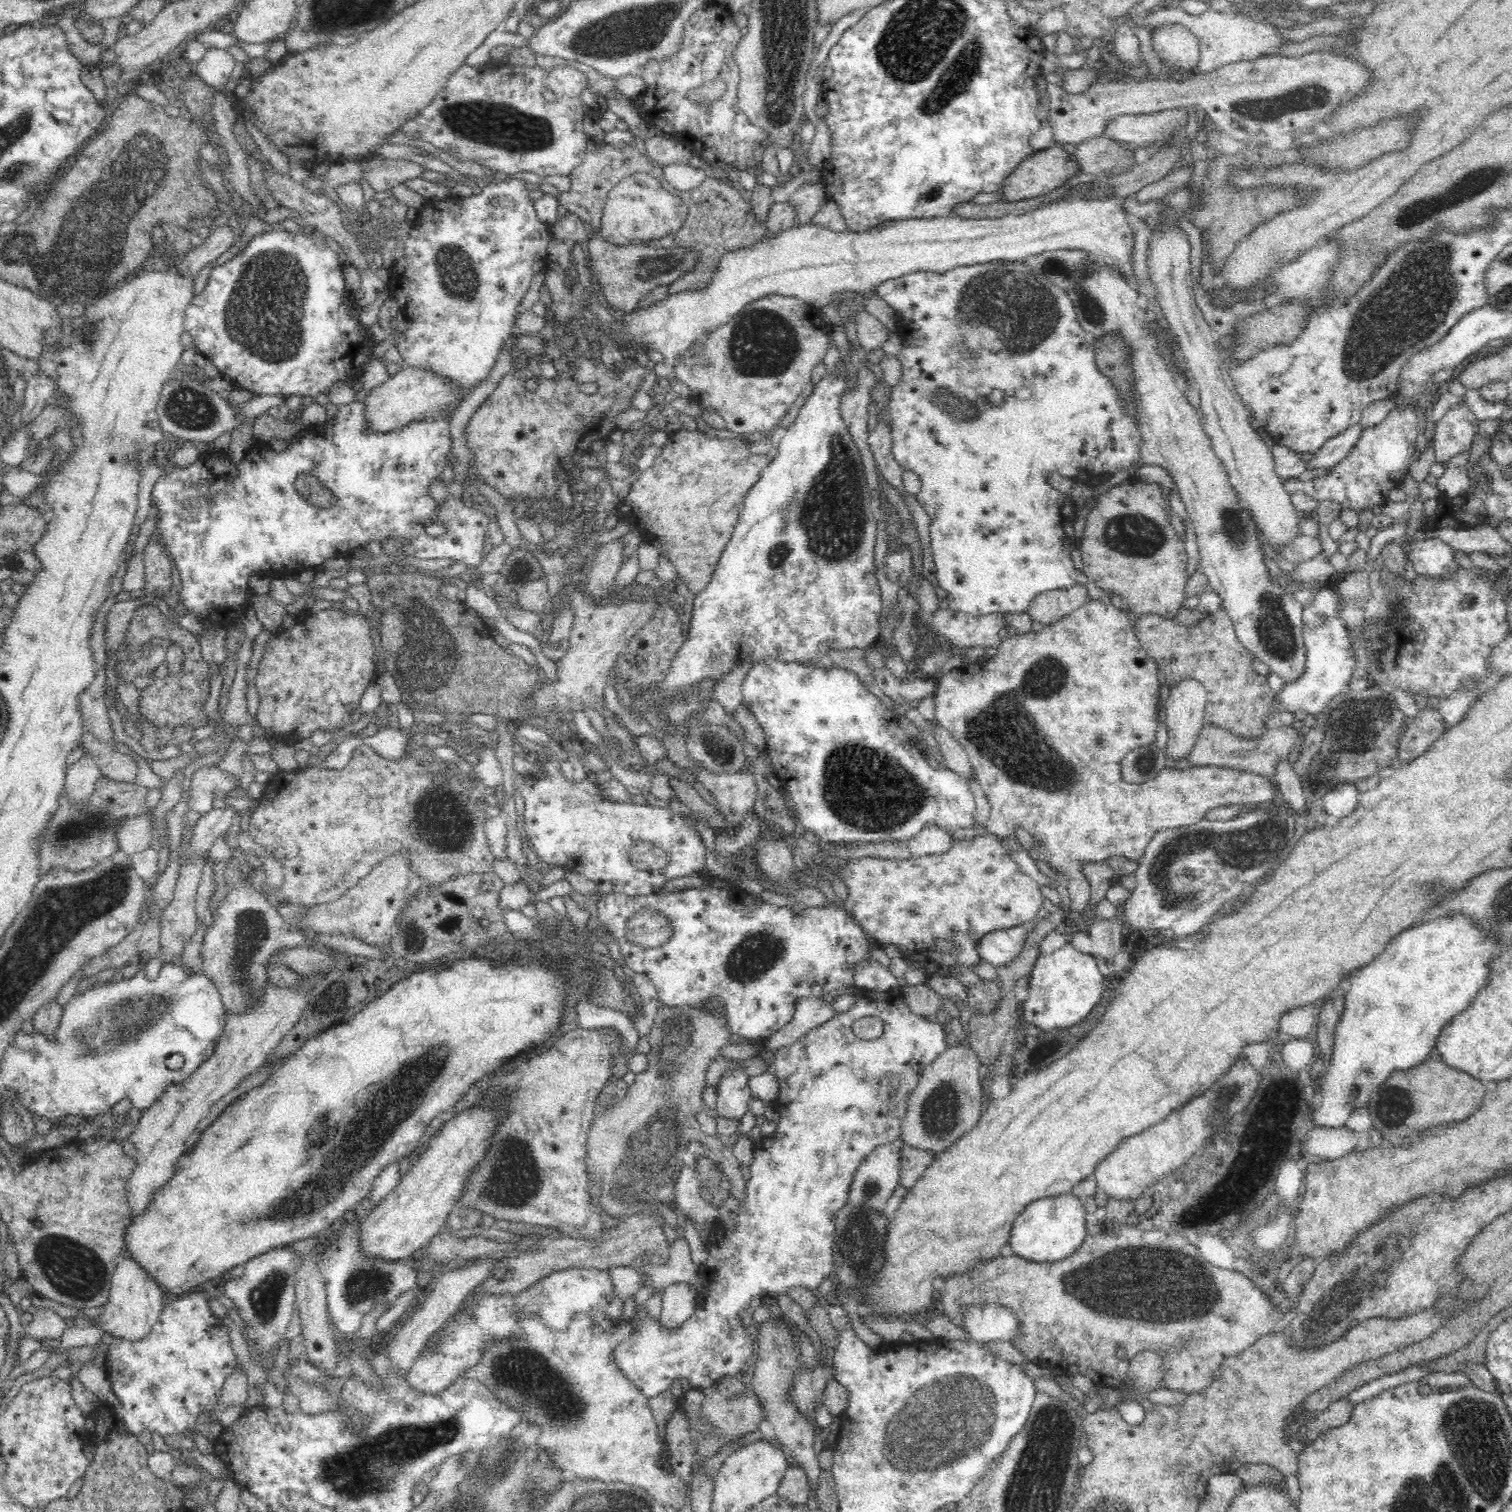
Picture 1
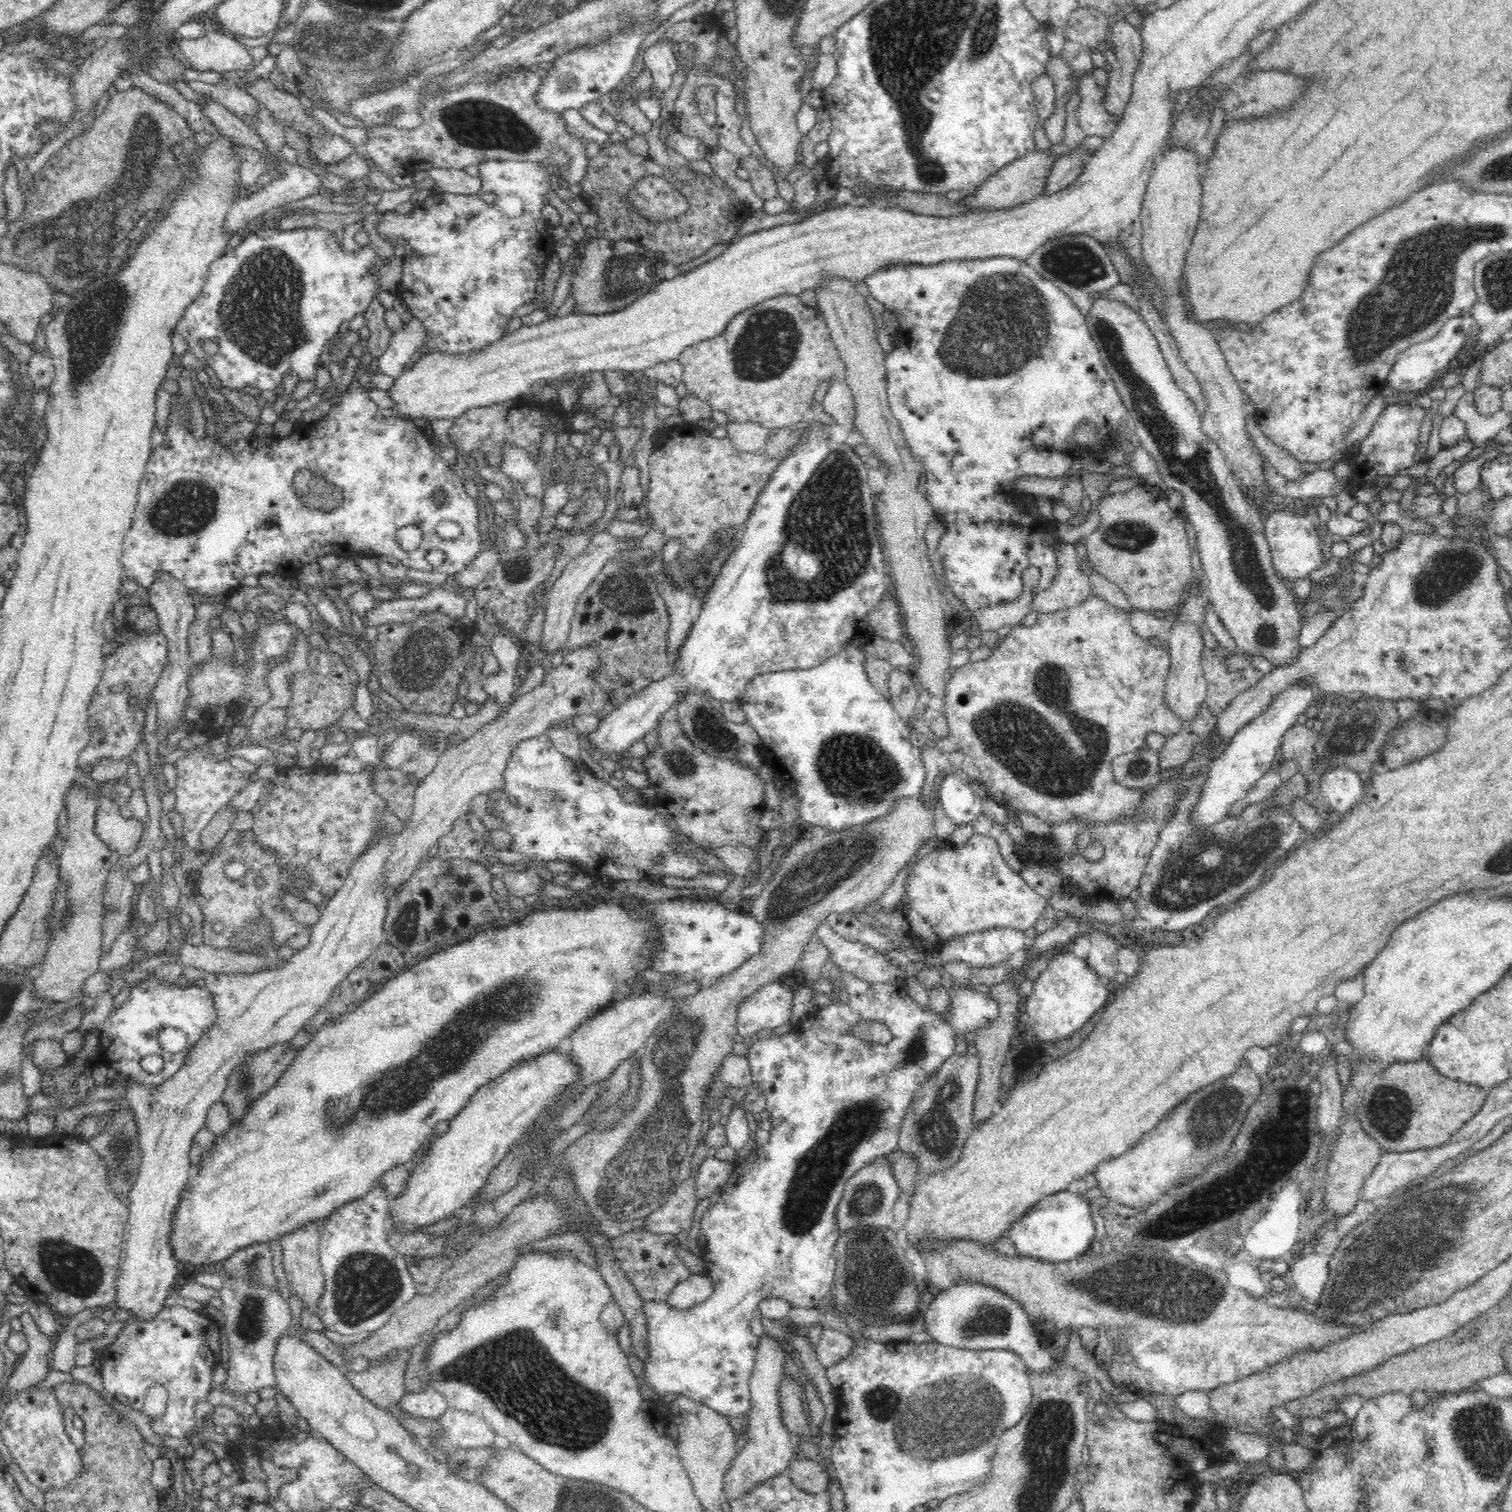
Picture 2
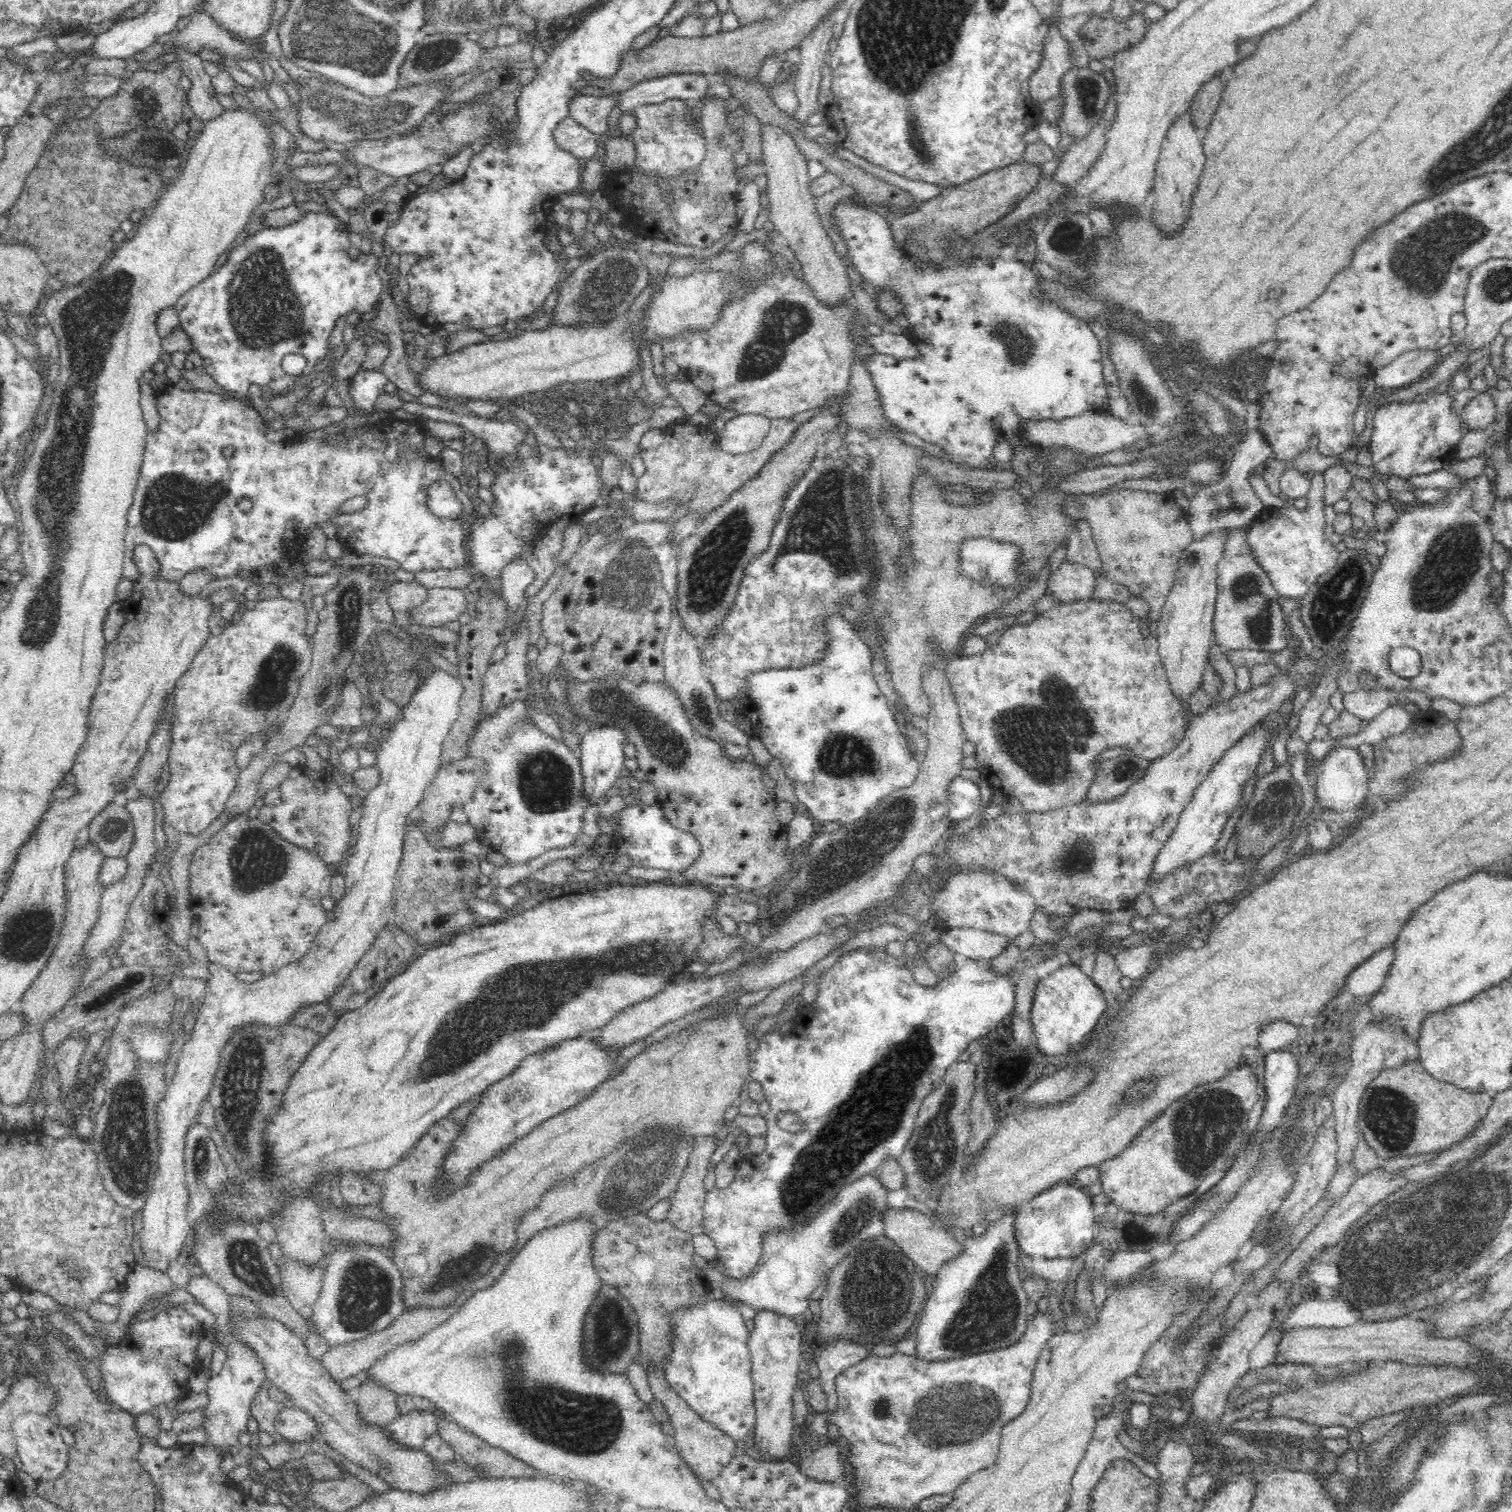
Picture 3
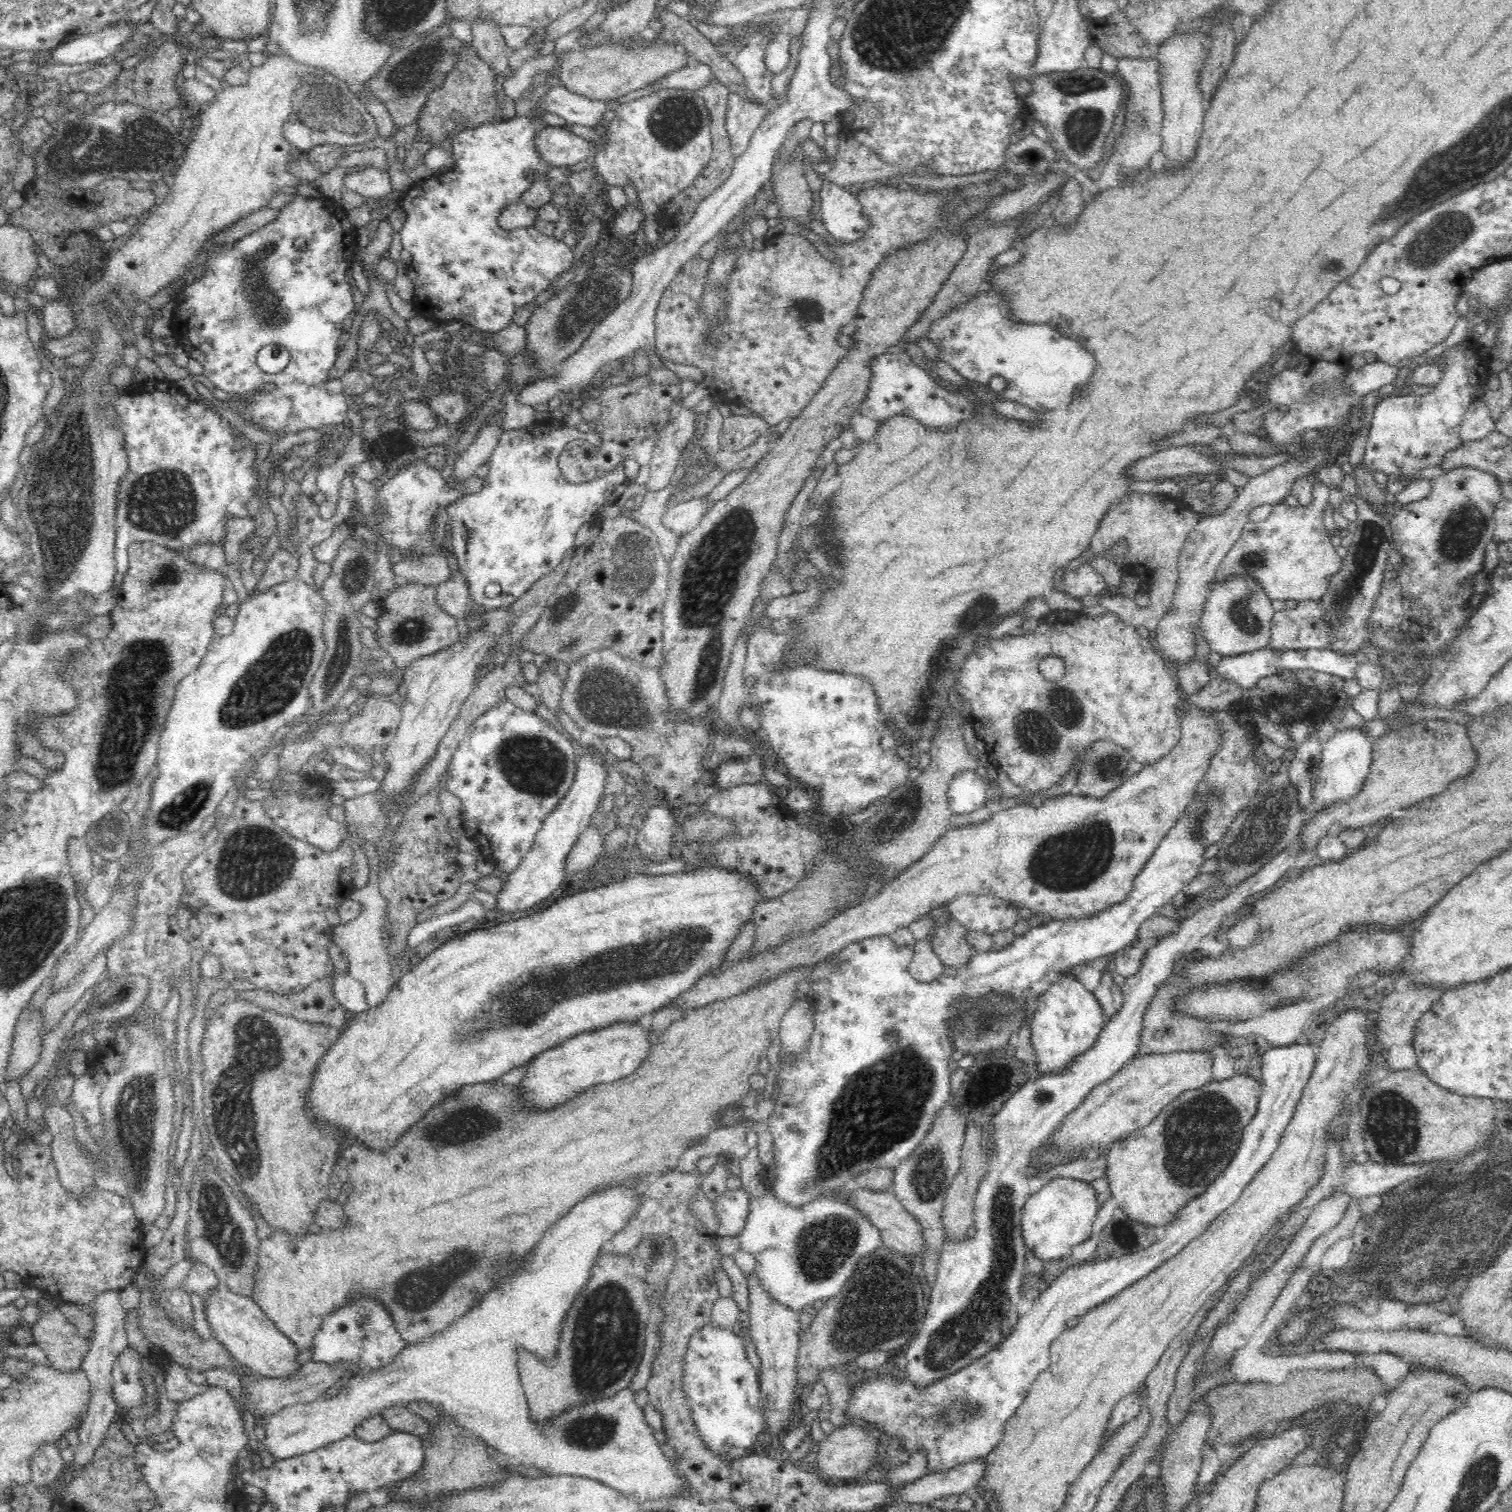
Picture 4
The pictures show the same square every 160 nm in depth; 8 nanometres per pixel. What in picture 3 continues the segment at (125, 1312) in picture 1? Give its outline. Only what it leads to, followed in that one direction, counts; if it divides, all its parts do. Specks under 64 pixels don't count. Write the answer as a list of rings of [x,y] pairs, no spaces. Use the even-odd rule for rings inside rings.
[[[434,667],[430,674],[424,674],[424,682],[402,708],[400,720],[386,731],[384,742],[376,754],[375,766],[381,777],[374,788],[367,790],[363,799],[359,837],[346,865],[346,892],[335,904],[333,913],[336,919],[327,920],[322,926],[311,952],[298,962],[249,984],[236,979],[235,974],[220,963],[209,963],[211,976],[196,1022],[191,1025],[190,1039],[185,1040],[179,1054],[166,1096],[156,1104],[160,1158],[152,1194],[141,1211],[144,1267],[166,1271],[170,1262],[178,1260],[180,1248],[190,1232],[184,1161],[186,1133],[198,1121],[201,1102],[212,1090],[213,1074],[220,1066],[220,1055],[226,1043],[239,1026],[284,1026],[292,1023],[292,1014],[300,1008],[328,1001],[347,979],[351,979],[358,961],[372,948],[380,930],[388,924],[389,912],[395,906],[395,878],[403,858],[407,819],[416,811],[424,790],[441,768],[443,742],[458,718],[462,692],[464,685],[459,676]]]

